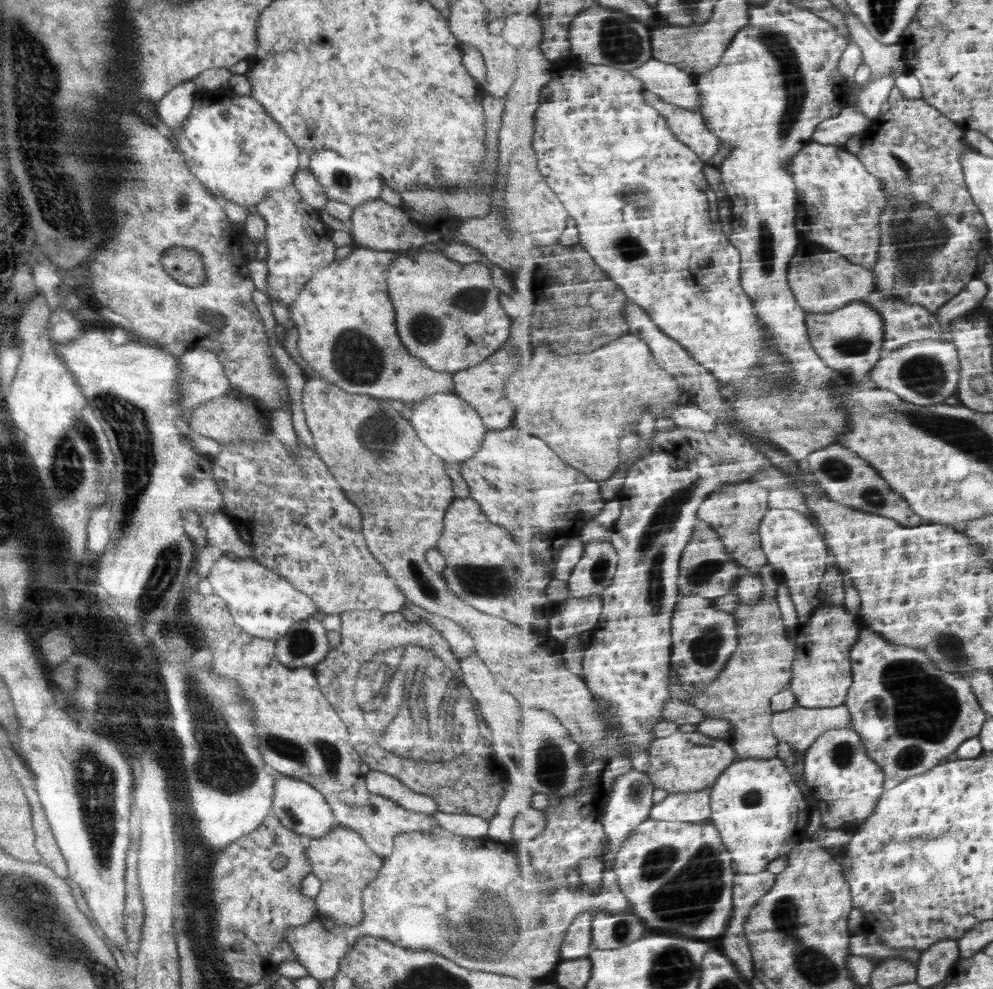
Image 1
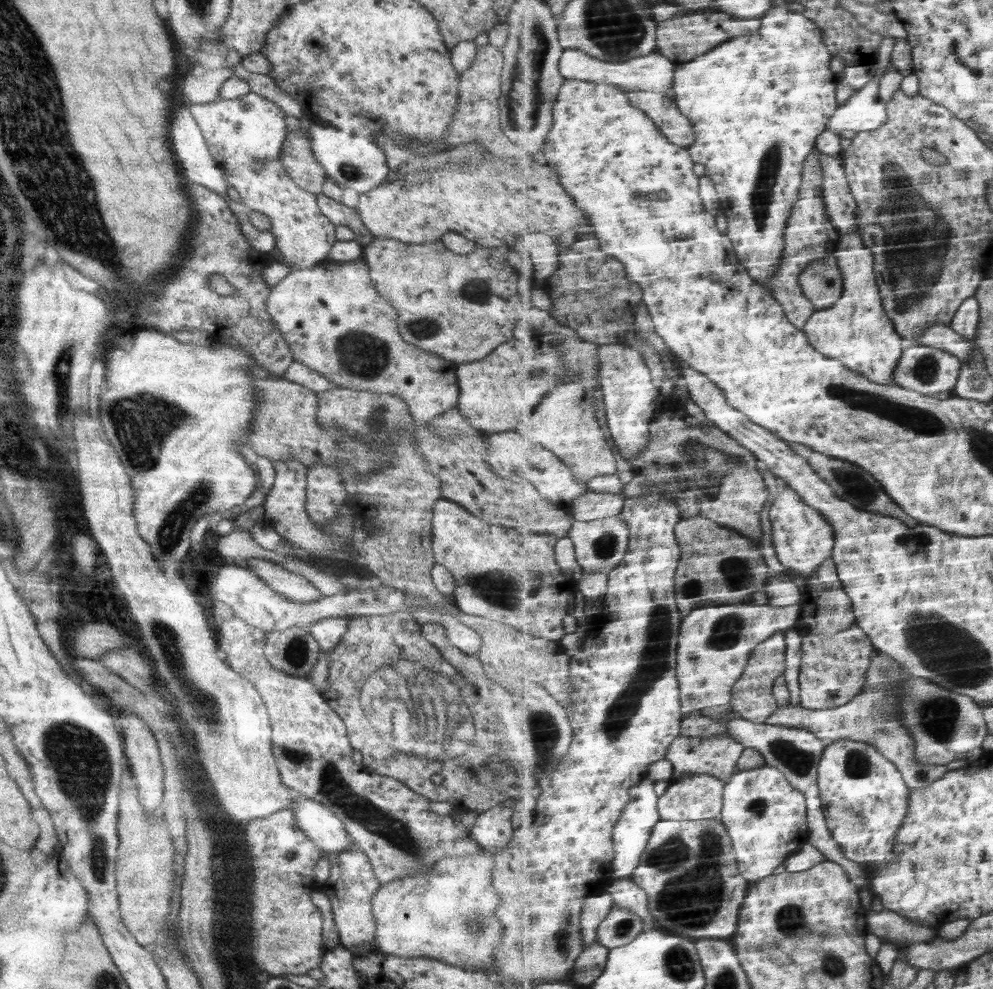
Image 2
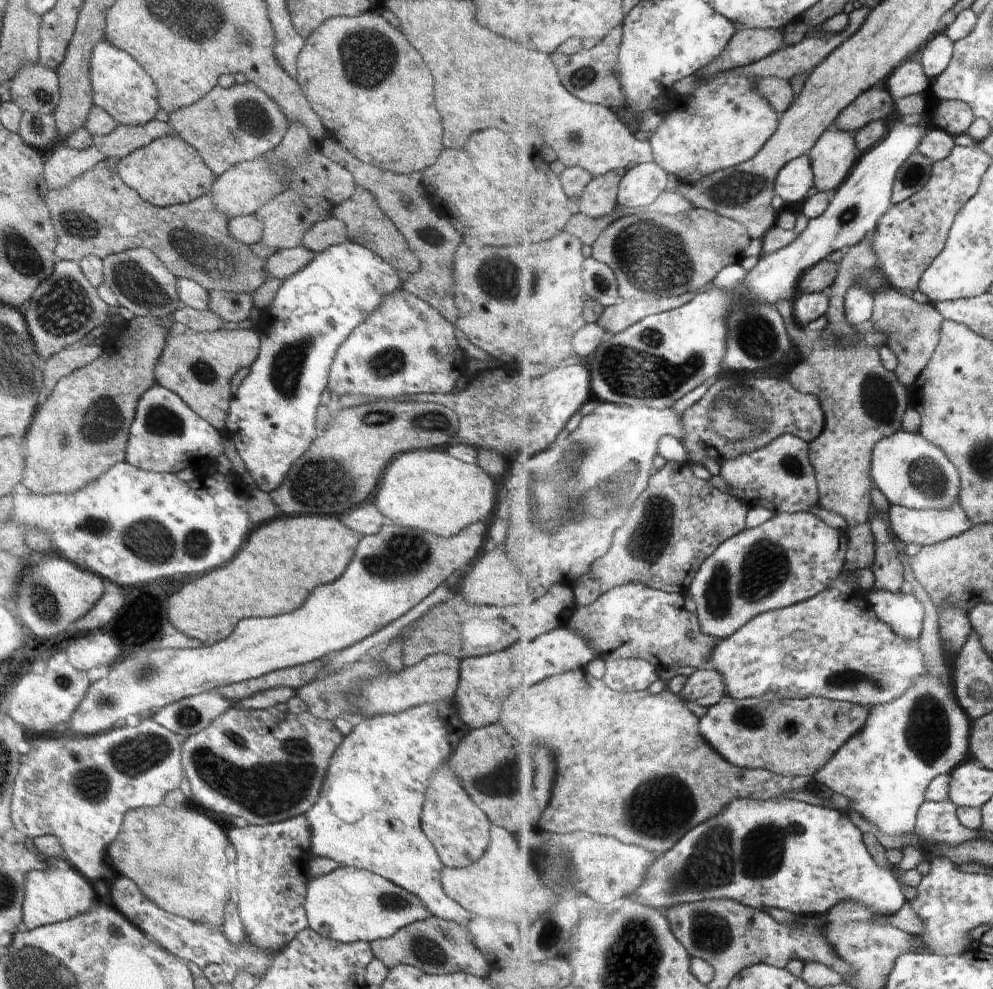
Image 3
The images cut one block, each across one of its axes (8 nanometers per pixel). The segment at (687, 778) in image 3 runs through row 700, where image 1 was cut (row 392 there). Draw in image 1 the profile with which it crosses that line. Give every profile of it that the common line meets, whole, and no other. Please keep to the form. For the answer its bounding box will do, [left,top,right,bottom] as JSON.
[505,333,717,482]

